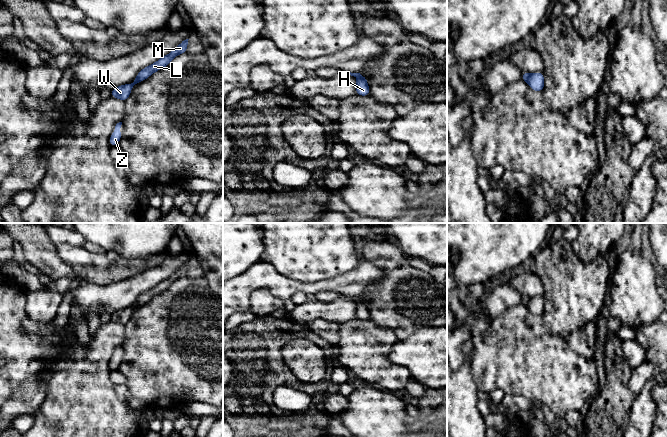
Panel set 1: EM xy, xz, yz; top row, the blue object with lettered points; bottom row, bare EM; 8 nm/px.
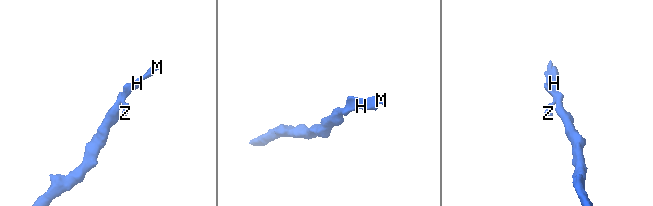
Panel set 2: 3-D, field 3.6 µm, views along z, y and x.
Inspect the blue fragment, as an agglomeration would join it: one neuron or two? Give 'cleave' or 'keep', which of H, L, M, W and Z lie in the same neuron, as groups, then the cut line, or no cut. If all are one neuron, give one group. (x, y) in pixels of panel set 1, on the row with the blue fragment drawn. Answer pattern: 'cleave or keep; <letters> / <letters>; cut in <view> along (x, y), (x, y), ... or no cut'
keep; H L M W Z; no cut

